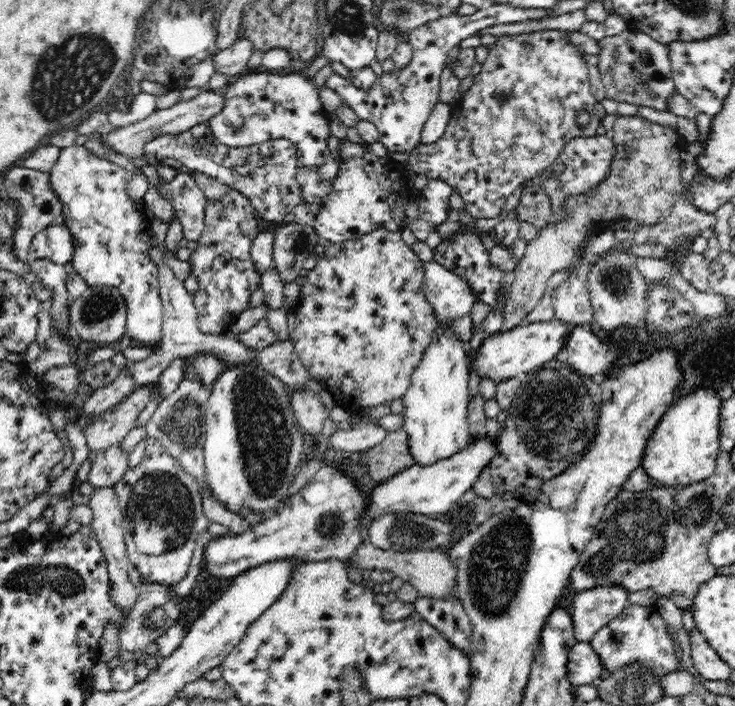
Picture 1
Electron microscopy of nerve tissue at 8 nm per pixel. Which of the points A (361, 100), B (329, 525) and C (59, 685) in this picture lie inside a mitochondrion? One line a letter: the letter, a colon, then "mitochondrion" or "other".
A: other
B: mitochondrion
C: other

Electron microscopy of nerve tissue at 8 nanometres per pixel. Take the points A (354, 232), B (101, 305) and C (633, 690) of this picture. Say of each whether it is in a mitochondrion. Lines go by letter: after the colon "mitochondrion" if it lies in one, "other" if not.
A: other
B: mitochondrion
C: mitochondrion

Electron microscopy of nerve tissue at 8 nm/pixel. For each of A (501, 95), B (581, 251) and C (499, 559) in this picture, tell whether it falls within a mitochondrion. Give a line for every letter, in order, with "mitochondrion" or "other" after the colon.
A: mitochondrion
B: other
C: mitochondrion

